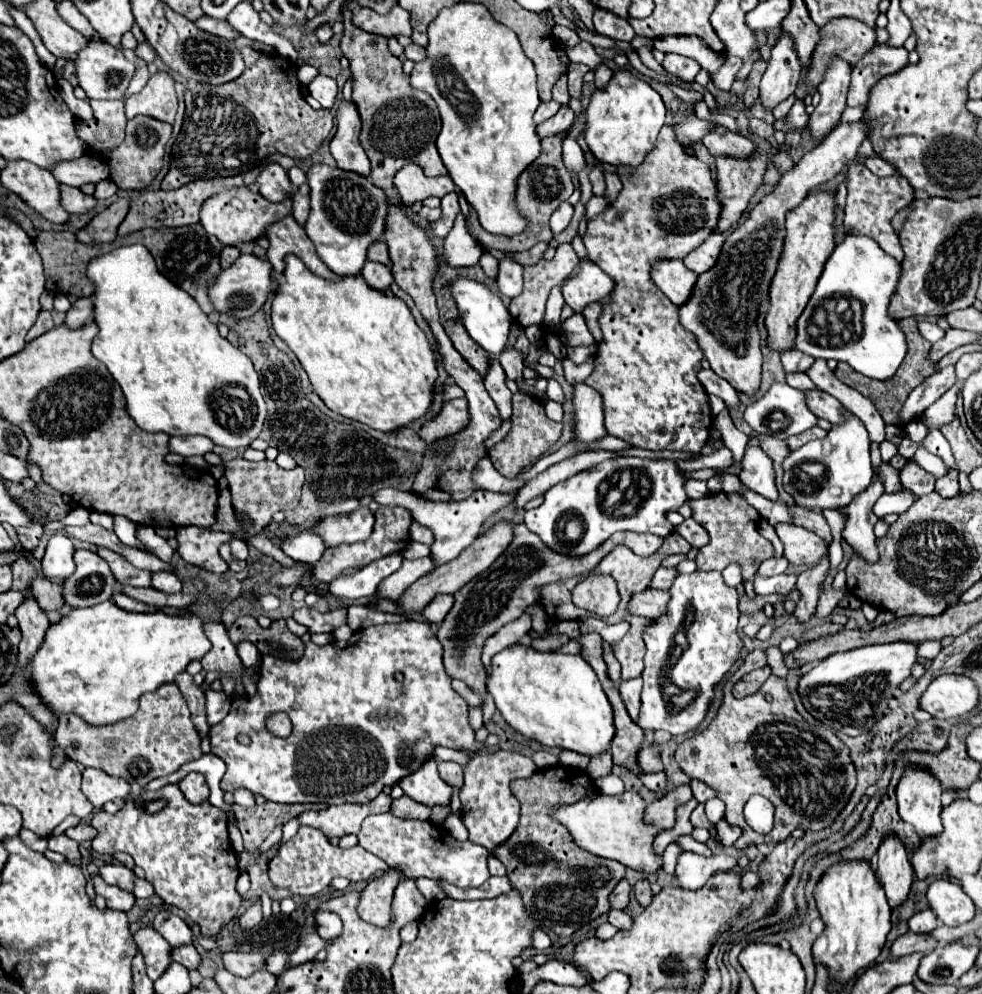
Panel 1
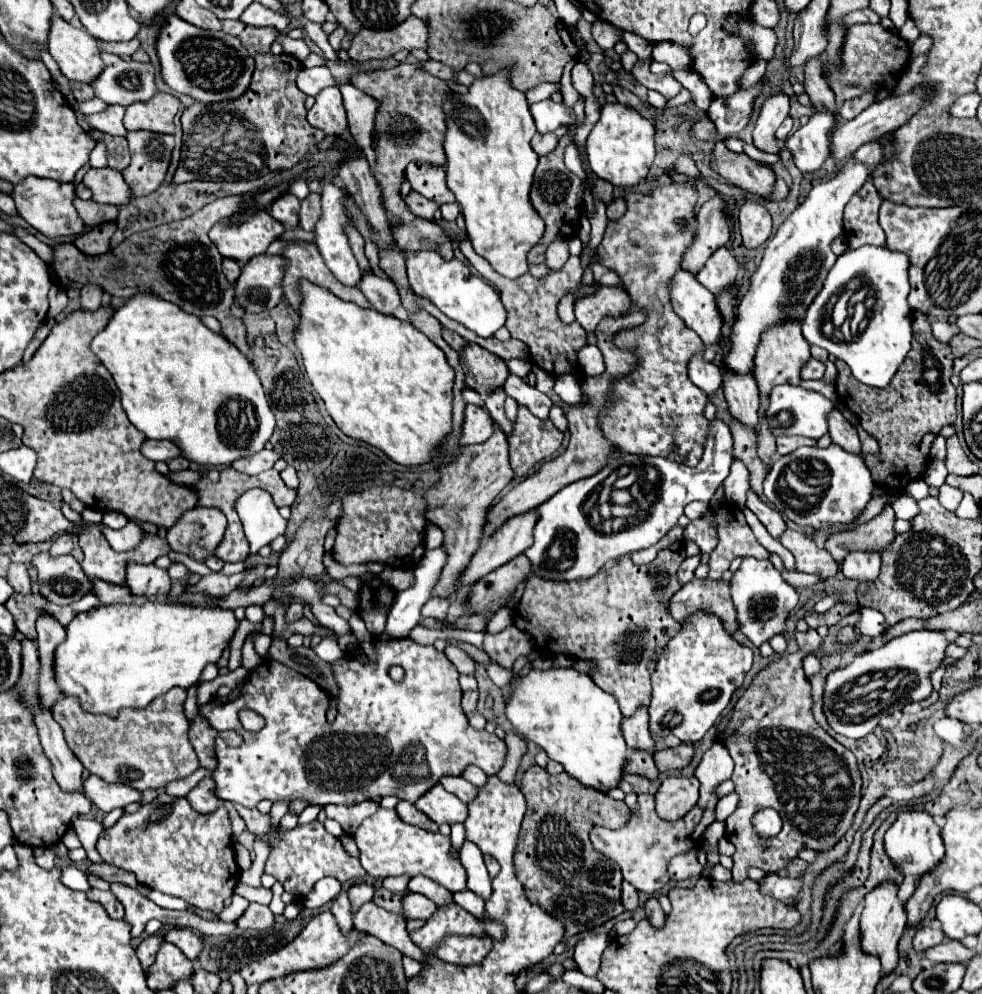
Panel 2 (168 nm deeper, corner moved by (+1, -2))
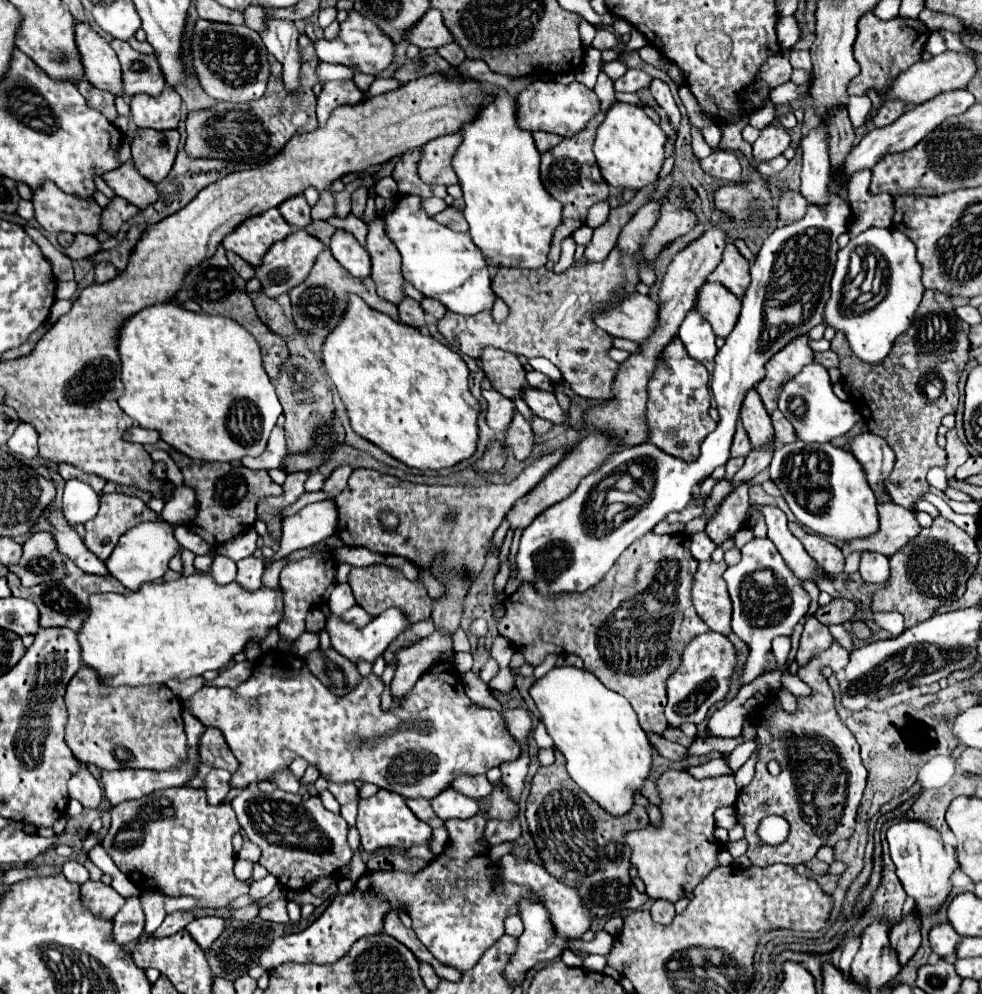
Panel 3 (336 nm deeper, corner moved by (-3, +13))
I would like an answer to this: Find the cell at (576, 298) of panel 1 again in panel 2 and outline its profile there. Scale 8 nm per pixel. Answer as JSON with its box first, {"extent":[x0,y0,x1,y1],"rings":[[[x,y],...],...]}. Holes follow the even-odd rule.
{"extent":[574,287,632,333],"rings":[[[598,287],[596,295],[588,295],[574,303],[576,321],[588,331],[594,333],[598,323],[604,317],[624,317],[632,307],[630,295],[620,287]]]}

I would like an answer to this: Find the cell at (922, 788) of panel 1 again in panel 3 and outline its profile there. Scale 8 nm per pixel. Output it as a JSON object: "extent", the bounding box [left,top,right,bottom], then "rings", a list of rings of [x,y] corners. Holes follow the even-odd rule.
{"extent":[886,820,958,914],"rings":[[[902,820],[890,826],[886,832],[886,840],[890,844],[892,862],[896,864],[896,876],[900,878],[906,894],[914,898],[916,910],[920,914],[924,910],[936,912],[952,890],[950,876],[958,868],[954,846],[946,844],[942,840],[942,834],[924,820]]]}

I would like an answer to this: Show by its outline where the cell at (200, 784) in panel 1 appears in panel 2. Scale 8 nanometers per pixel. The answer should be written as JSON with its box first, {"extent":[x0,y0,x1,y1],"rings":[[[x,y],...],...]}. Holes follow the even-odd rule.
{"extent":[186,775,220,815],"rings":[[[208,775],[208,777],[204,777],[204,779],[188,793],[186,799],[188,799],[190,805],[192,805],[196,811],[200,811],[202,815],[214,813],[214,811],[220,807],[220,799],[216,799],[214,789],[216,789],[216,783],[214,783],[214,779]]]}

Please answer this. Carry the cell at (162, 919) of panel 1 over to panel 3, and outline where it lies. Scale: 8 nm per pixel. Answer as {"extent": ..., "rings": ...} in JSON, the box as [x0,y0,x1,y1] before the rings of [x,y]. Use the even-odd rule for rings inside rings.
{"extent":[186,916,224,950],"rings":[[[202,916],[202,918],[192,920],[186,926],[188,934],[198,942],[198,946],[202,950],[210,948],[210,944],[220,936],[222,928],[224,928],[224,920],[218,918],[218,916]]]}

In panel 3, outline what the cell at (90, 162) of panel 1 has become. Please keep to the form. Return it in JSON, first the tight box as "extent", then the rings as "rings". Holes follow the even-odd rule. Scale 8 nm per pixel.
{"extent":[102,162,158,208],"rings":[[[126,162],[112,172],[104,172],[102,178],[116,196],[128,200],[130,204],[134,204],[138,208],[146,208],[148,204],[152,204],[158,198],[156,186],[152,182],[148,182],[146,178],[142,178],[134,170],[132,162]]]}

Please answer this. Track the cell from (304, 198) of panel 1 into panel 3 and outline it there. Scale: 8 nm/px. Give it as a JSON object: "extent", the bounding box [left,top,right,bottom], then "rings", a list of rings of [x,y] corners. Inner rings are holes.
{"extent":[312,190,334,220],"rings":[[[322,190],[318,202],[312,206],[312,218],[326,220],[330,216],[334,216],[334,198],[332,198],[330,190]]]}

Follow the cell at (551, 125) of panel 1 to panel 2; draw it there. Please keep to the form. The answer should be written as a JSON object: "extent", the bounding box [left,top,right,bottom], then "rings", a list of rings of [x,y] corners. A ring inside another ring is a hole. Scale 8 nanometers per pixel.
{"extent":[532,127,568,155],"rings":[[[560,127],[560,131],[554,131],[552,135],[540,135],[540,133],[536,133],[534,139],[532,139],[532,149],[538,155],[548,155],[548,153],[552,153],[556,149],[560,137],[566,135],[566,133],[568,133],[566,127]]]}

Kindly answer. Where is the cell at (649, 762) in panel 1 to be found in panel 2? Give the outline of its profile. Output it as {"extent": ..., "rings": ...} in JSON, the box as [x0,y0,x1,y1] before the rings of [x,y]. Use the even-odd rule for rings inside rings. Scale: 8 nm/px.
{"extent":[654,745,694,771],"rings":[[[680,745],[676,749],[666,749],[666,751],[658,751],[654,755],[656,767],[658,771],[668,771],[668,769],[684,769],[686,765],[690,765],[694,757],[694,747],[692,745]]]}

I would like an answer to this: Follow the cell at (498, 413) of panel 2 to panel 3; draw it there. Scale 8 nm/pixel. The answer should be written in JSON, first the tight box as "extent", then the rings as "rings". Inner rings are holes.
{"extent":[506,412,534,460],"rings":[[[514,412],[514,418],[506,430],[506,444],[518,460],[528,458],[532,452],[534,432],[530,428],[530,422],[520,412]]]}

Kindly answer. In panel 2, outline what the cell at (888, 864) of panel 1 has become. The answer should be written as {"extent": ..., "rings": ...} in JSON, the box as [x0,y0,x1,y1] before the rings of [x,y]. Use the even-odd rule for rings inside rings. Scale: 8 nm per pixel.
{"extent":[860,883,906,977],"rings":[[[884,883],[876,887],[872,893],[866,895],[864,909],[860,915],[860,949],[866,955],[880,957],[882,963],[882,977],[890,975],[898,965],[898,941],[906,927],[906,911],[904,905],[898,901],[898,887],[894,883]]]}

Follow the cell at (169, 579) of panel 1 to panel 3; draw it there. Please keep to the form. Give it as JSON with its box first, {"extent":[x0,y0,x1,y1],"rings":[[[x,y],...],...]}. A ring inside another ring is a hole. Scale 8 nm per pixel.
{"extent":[106,522,178,590],"rings":[[[144,522],[134,528],[130,528],[114,548],[112,556],[106,562],[108,572],[120,580],[128,590],[138,590],[144,582],[154,582],[162,578],[168,570],[170,558],[176,554],[178,542],[174,540],[172,528],[164,522]]]}

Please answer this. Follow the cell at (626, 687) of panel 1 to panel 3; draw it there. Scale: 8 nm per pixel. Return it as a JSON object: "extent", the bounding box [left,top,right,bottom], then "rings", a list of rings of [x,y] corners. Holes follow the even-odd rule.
{"extent":[646,732,686,760],"rings":[[[646,732],[646,736],[648,736],[652,748],[654,748],[658,754],[662,754],[664,758],[670,758],[670,760],[684,760],[684,758],[686,758],[686,748],[684,748],[684,746],[680,746],[680,744],[676,744],[676,742],[670,742],[670,740],[666,740],[664,736],[660,736],[660,734]]]}

